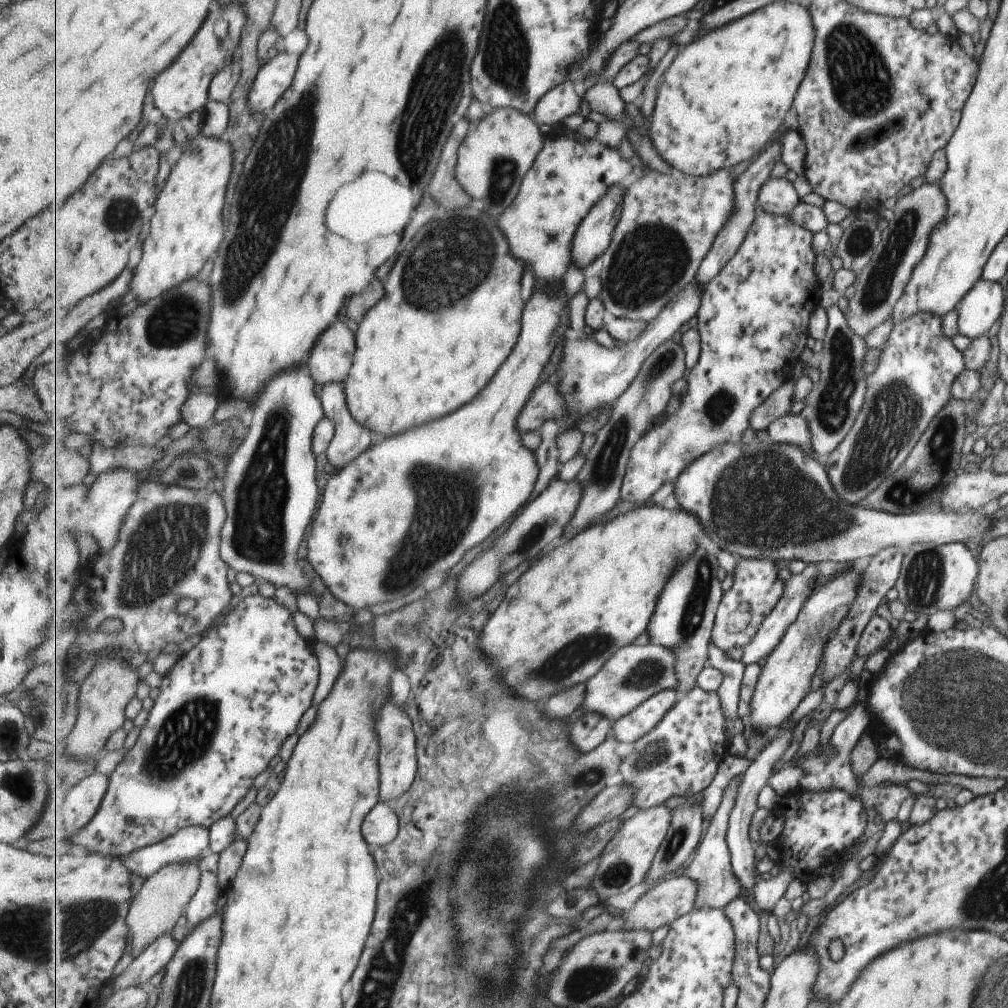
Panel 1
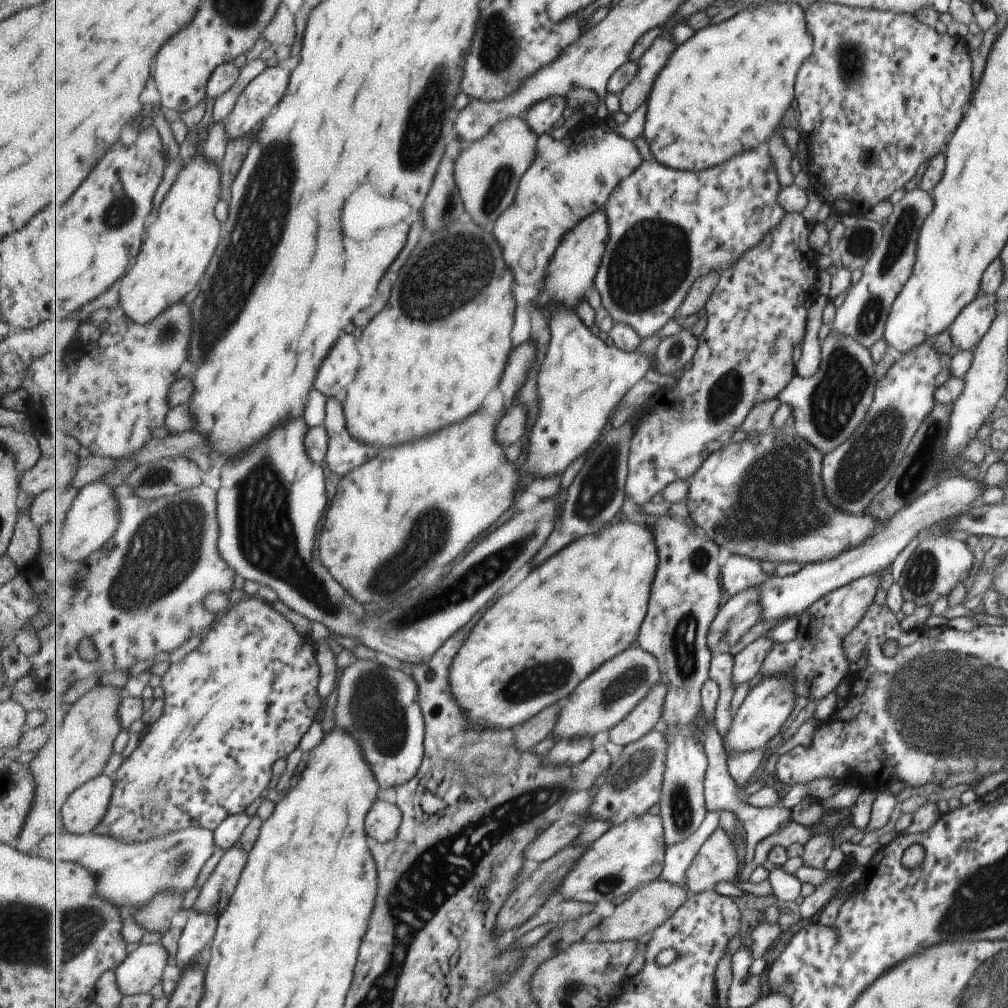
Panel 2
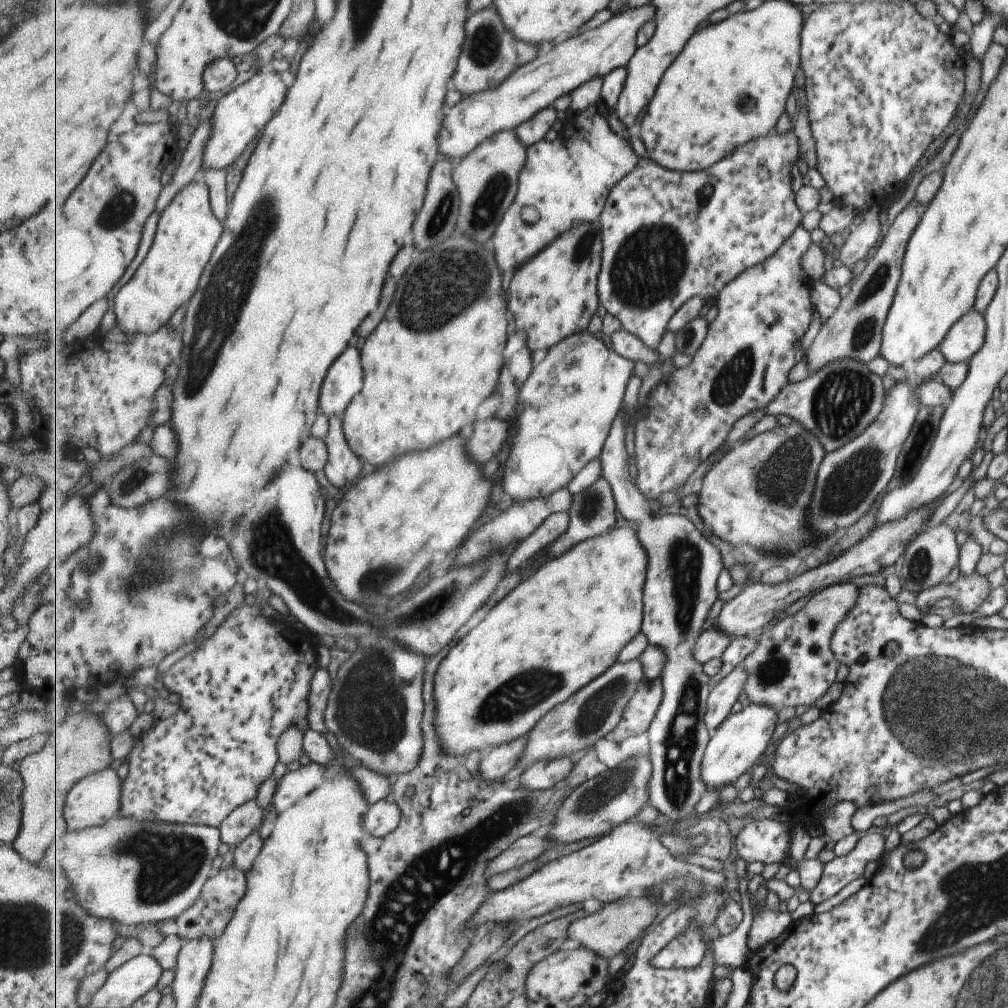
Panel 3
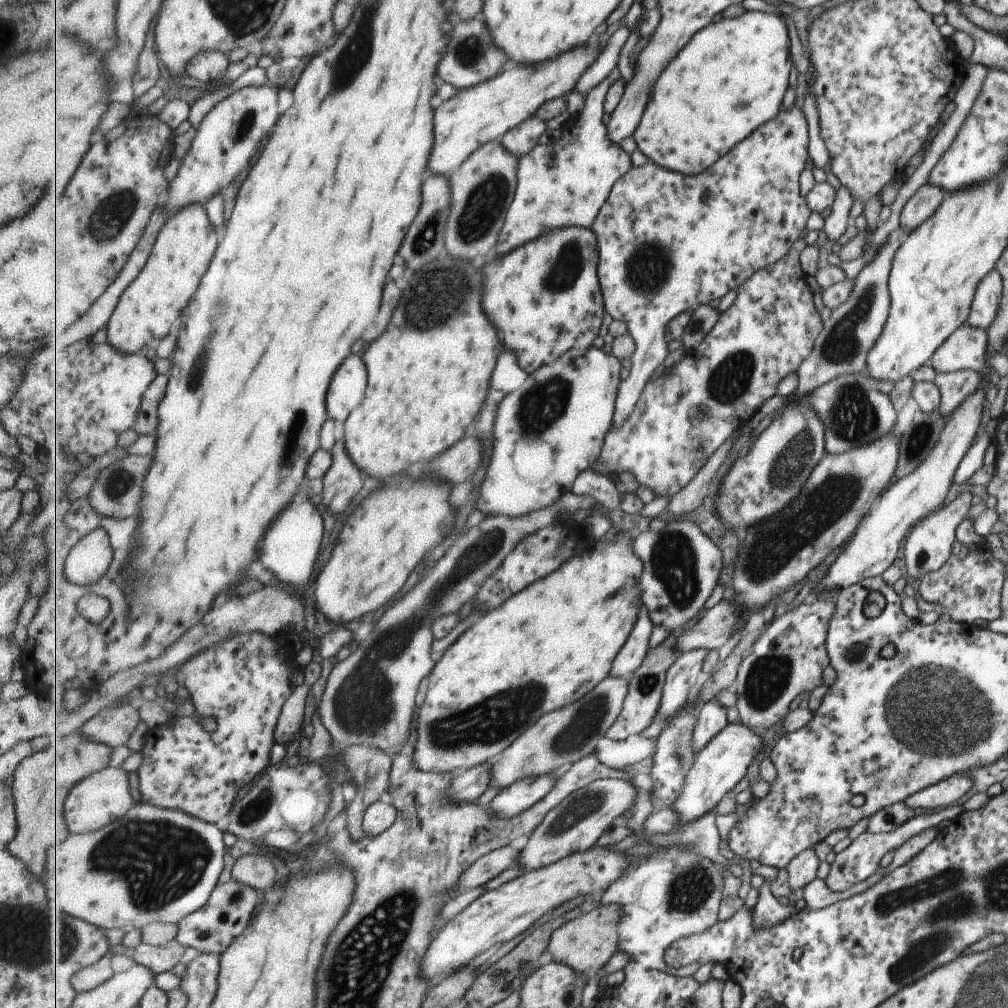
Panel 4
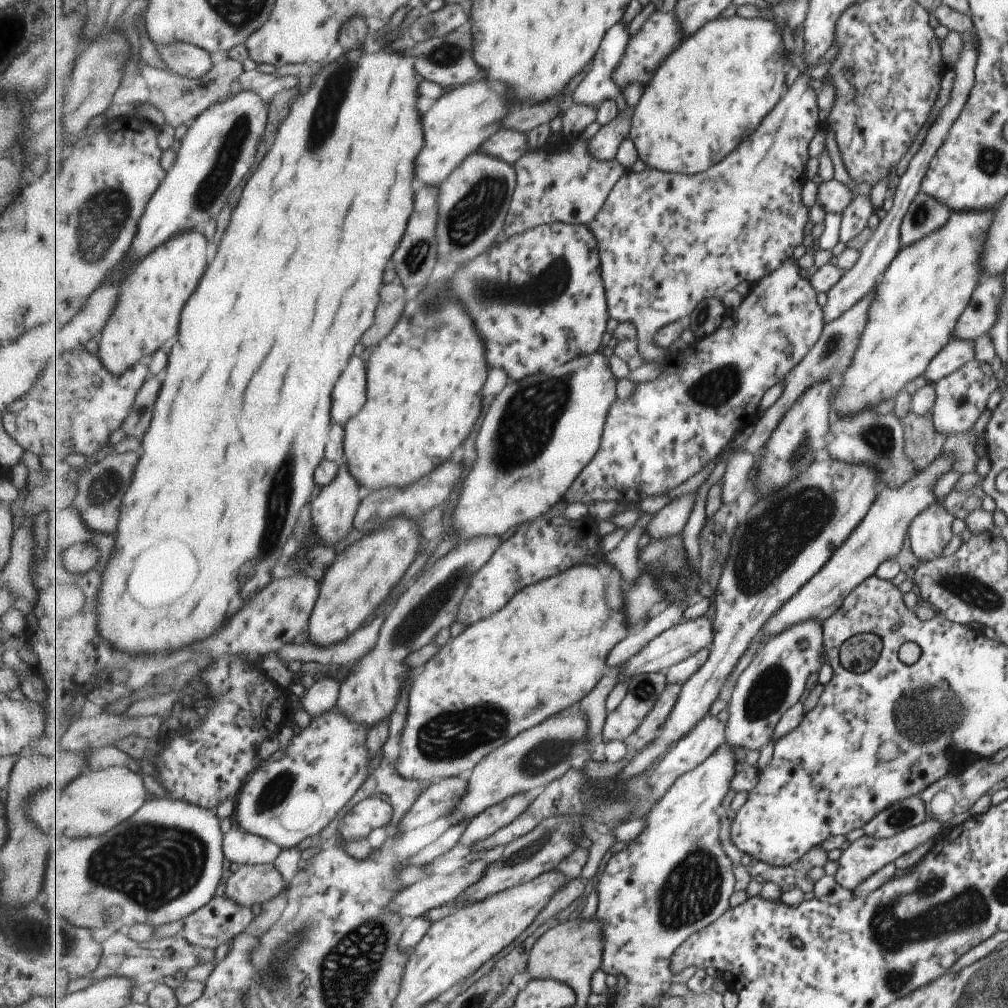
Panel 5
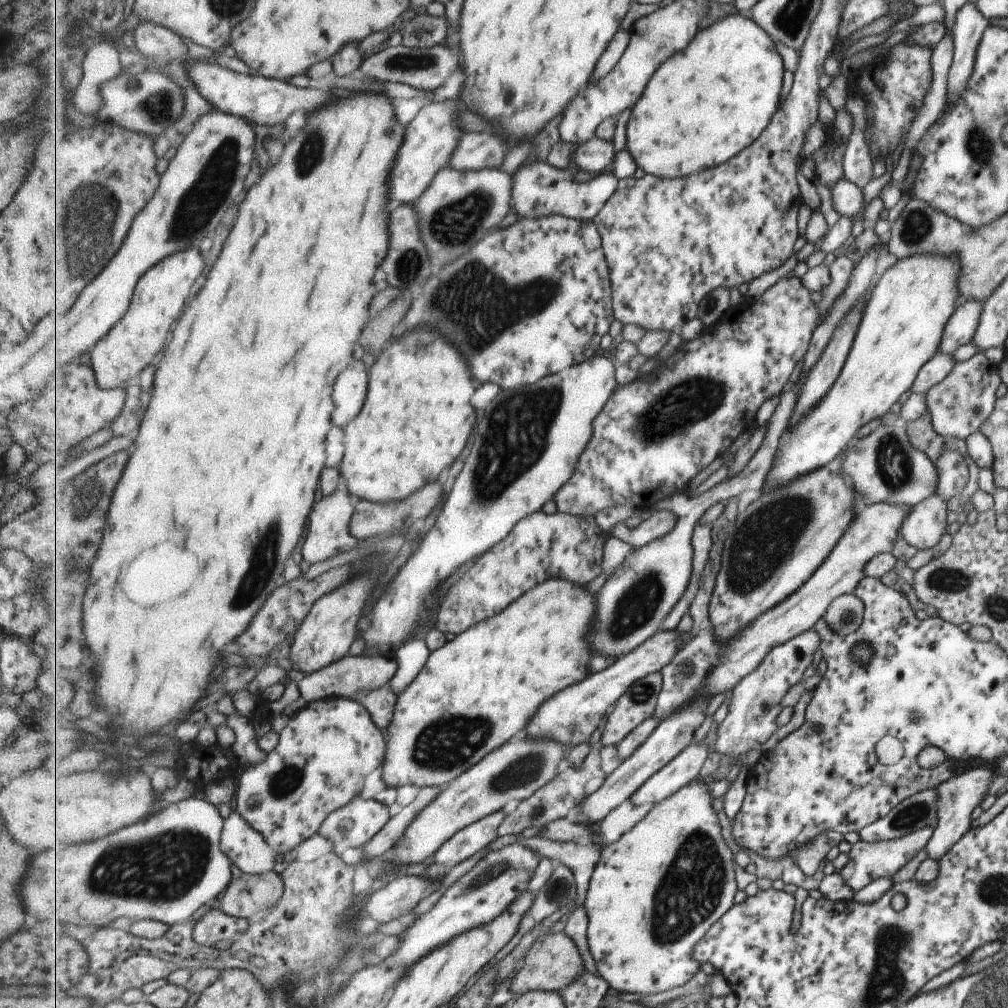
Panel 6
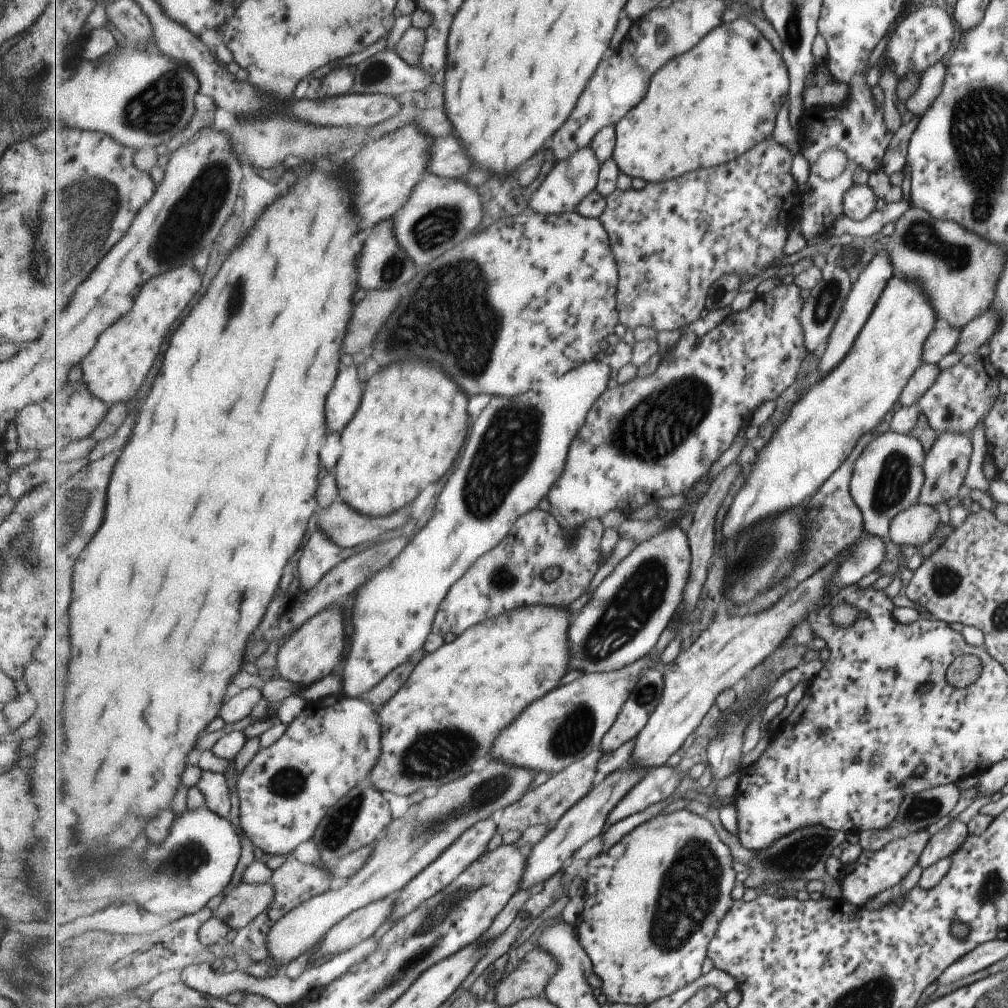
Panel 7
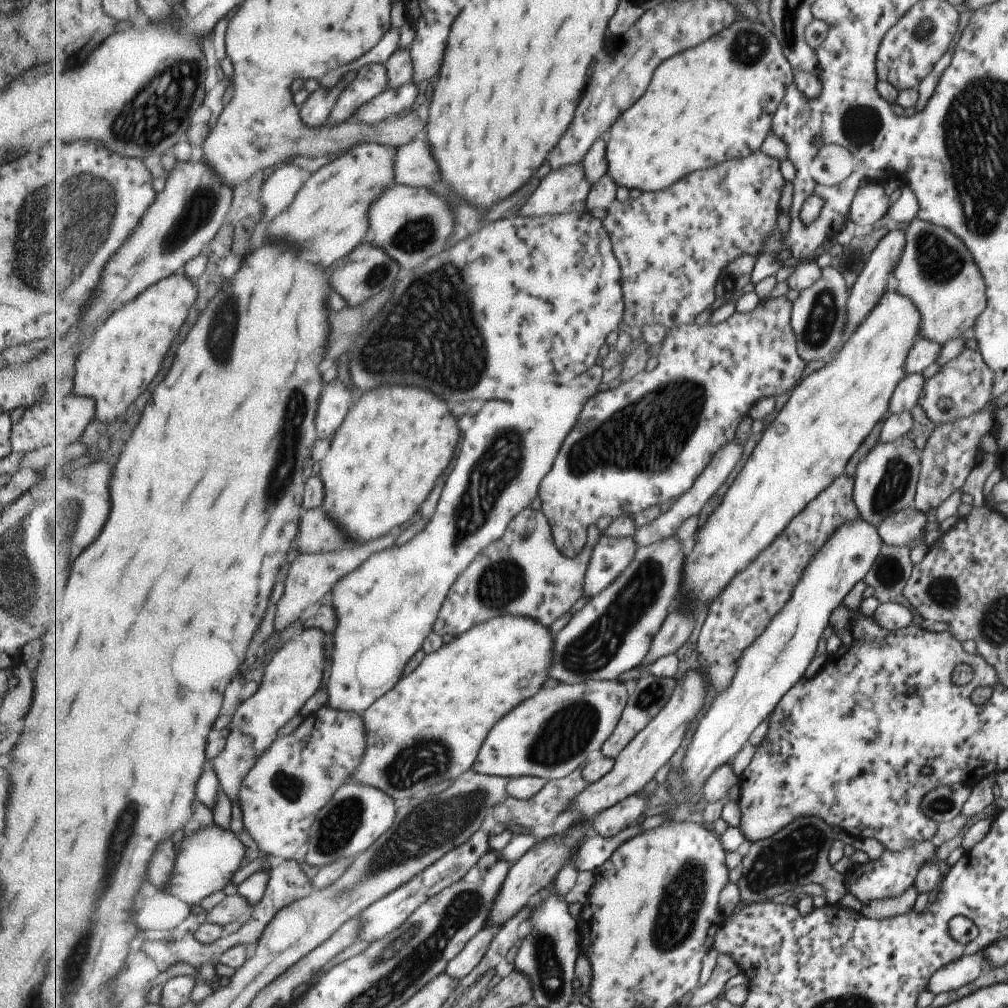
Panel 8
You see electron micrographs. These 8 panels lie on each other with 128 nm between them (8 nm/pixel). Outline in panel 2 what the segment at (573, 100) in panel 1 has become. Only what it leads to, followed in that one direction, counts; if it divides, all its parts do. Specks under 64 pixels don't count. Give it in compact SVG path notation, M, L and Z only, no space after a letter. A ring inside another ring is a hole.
M551 96L547 100L537 102L531 106L525 114L529 126L539 137L543 134L550 134L563 119L563 113L567 110L567 98L563 96Z

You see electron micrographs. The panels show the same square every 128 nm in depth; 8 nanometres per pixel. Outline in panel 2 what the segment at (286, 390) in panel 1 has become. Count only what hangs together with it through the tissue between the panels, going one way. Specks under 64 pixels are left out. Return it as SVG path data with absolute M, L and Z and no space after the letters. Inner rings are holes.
M304 416L291 422L289 426L277 430L269 442L257 446L257 450L247 452L245 458L235 458L233 462L223 466L223 486L219 490L221 498L220 518L220 553L221 556L236 570L236 573L247 580L263 584L272 588L280 600L300 616L310 621L315 620L323 624L331 633L349 636L357 643L363 643L385 659L409 664L424 664L428 662L437 650L463 626L477 612L481 612L491 598L523 568L531 564L535 554L545 546L555 525L563 516L564 506L559 507L553 497L540 500L531 510L515 512L512 519L503 520L499 530L493 532L489 538L483 538L475 543L473 550L443 577L438 587L426 589L419 596L403 600L403 605L394 607L389 612L381 612L379 618L367 618L367 610L359 604L327 570L318 554L315 554L317 532L319 524L327 512L329 498L325 486L325 474L322 464L317 464L309 456L305 446L305 437L309 432L309 424Z

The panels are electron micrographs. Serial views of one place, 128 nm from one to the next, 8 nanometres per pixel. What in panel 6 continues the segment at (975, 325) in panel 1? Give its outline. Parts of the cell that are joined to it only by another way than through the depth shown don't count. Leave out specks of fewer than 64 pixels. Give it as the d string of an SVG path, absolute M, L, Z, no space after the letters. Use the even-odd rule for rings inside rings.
M937 352L919 368L909 392L915 395L927 393L935 384L938 384L949 374L954 364L951 355Z

